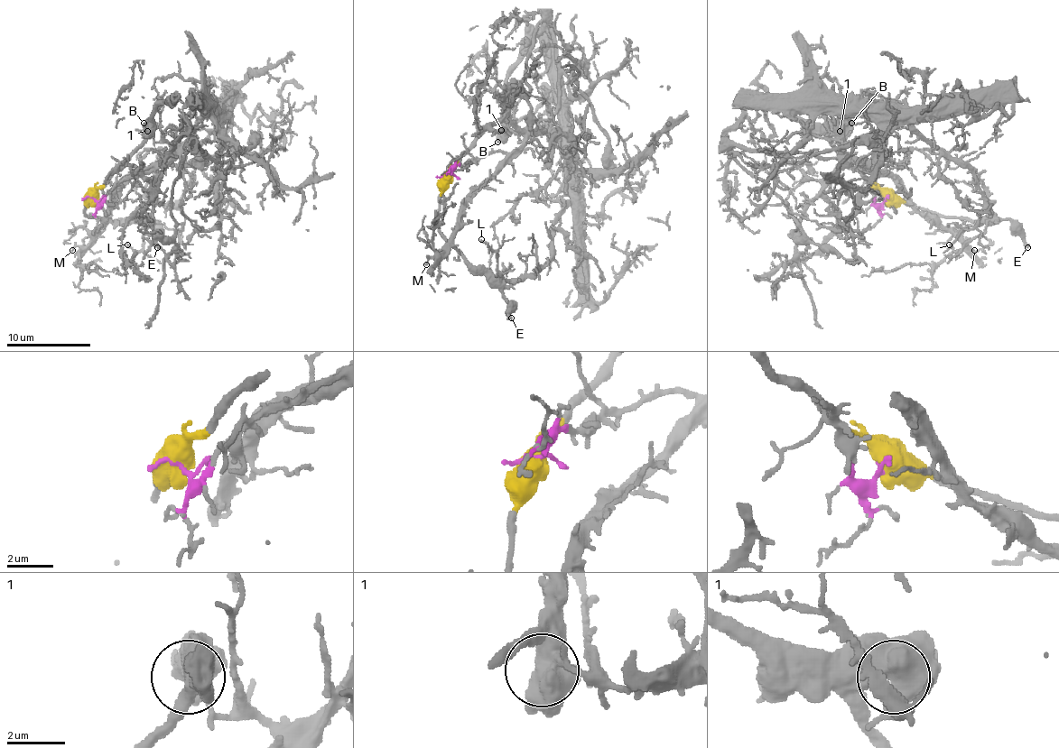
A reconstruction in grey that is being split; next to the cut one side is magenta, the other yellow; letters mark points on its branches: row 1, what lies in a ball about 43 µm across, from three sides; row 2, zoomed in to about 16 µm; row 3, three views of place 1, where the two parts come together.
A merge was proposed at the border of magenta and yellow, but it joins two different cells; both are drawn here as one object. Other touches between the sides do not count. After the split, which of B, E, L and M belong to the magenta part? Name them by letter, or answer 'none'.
L, M

